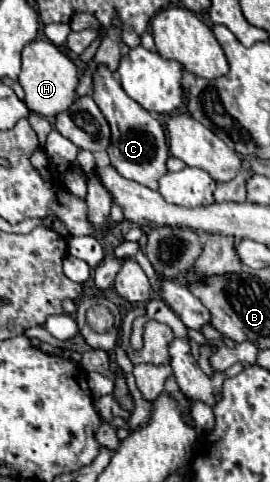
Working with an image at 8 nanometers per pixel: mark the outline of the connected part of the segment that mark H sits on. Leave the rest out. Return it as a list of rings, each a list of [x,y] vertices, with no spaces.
[[[34,40],[34,42],[26,44],[22,50],[22,72],[18,76],[18,82],[26,92],[26,96],[24,96],[26,106],[36,114],[46,116],[48,120],[54,120],[60,112],[68,110],[74,104],[72,96],[78,86],[78,68],[52,42]]]

